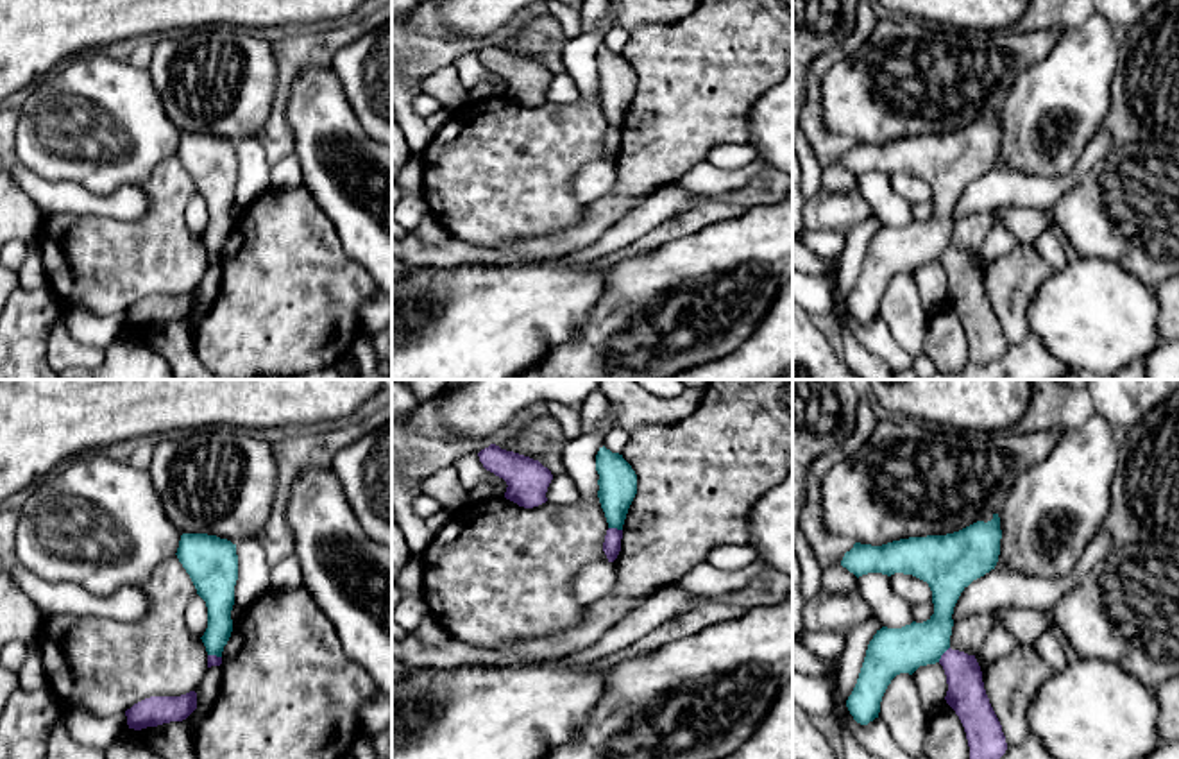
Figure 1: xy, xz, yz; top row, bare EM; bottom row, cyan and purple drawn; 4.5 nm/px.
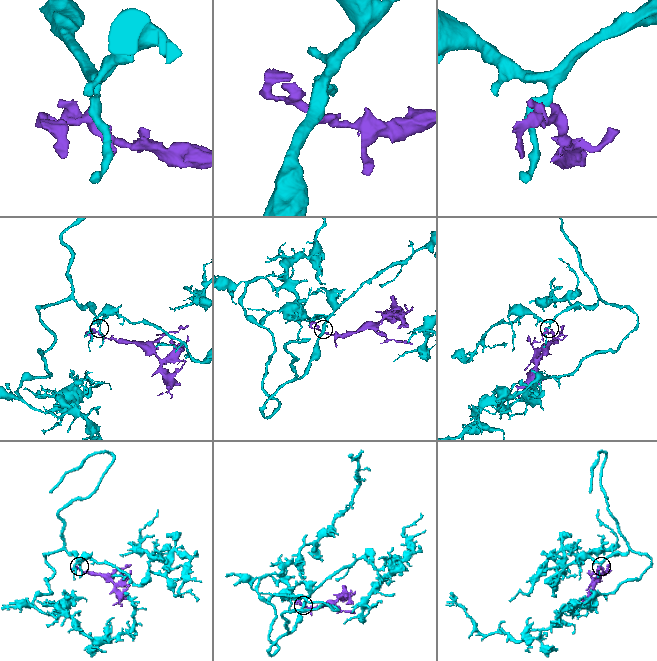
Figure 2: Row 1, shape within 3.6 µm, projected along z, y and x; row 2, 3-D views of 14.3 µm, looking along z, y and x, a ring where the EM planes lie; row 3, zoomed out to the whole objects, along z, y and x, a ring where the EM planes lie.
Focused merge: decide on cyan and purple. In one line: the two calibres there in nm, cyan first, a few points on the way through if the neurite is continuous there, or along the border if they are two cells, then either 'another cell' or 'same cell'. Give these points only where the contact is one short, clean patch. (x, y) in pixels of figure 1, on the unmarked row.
200 nm thick on the cyan side, 170 nm on the other; border along yz (949, 246), (938, 260); another cell

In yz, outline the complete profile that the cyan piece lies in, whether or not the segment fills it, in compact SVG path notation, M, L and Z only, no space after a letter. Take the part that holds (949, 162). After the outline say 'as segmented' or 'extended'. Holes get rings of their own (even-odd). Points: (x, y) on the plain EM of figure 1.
M1000 116L977 120L946 134L909 136L882 145L855 141L841 165L857 177L868 172L912 174L929 183L934 213L902 227L882 226L868 243L866 256L846 306L868 324L880 311L882 295L900 272L939 261L950 247L954 206L961 192L995 168L1000 154Z | as segmented

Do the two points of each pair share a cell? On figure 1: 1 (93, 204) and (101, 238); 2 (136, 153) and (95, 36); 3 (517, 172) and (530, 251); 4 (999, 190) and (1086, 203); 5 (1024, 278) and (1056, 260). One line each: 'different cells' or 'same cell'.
1: different cells
2: different cells
3: different cells
4: different cells
5: different cells

